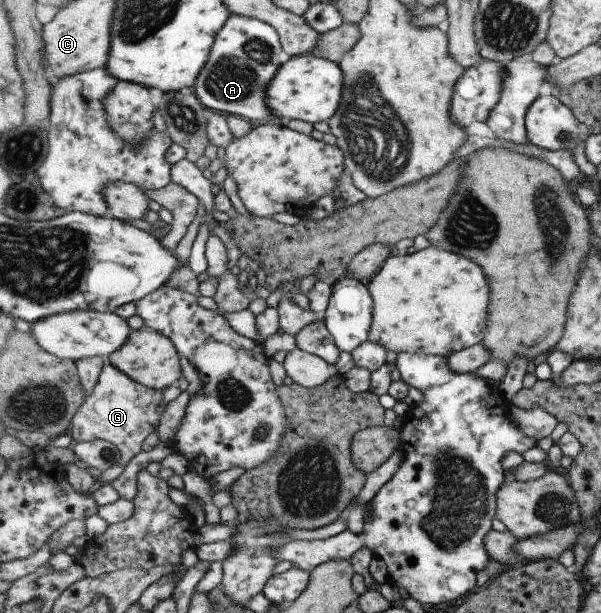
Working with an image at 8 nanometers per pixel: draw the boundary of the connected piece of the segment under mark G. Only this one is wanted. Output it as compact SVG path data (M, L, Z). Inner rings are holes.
M112 363L103 367L95 390L85 400L69 431L73 443L103 439L112 442L120 450L120 462L93 478L93 484L99 481L111 482L121 474L130 458L141 452L141 442L157 430L160 416L167 410L167 403L162 391L136 383Z

